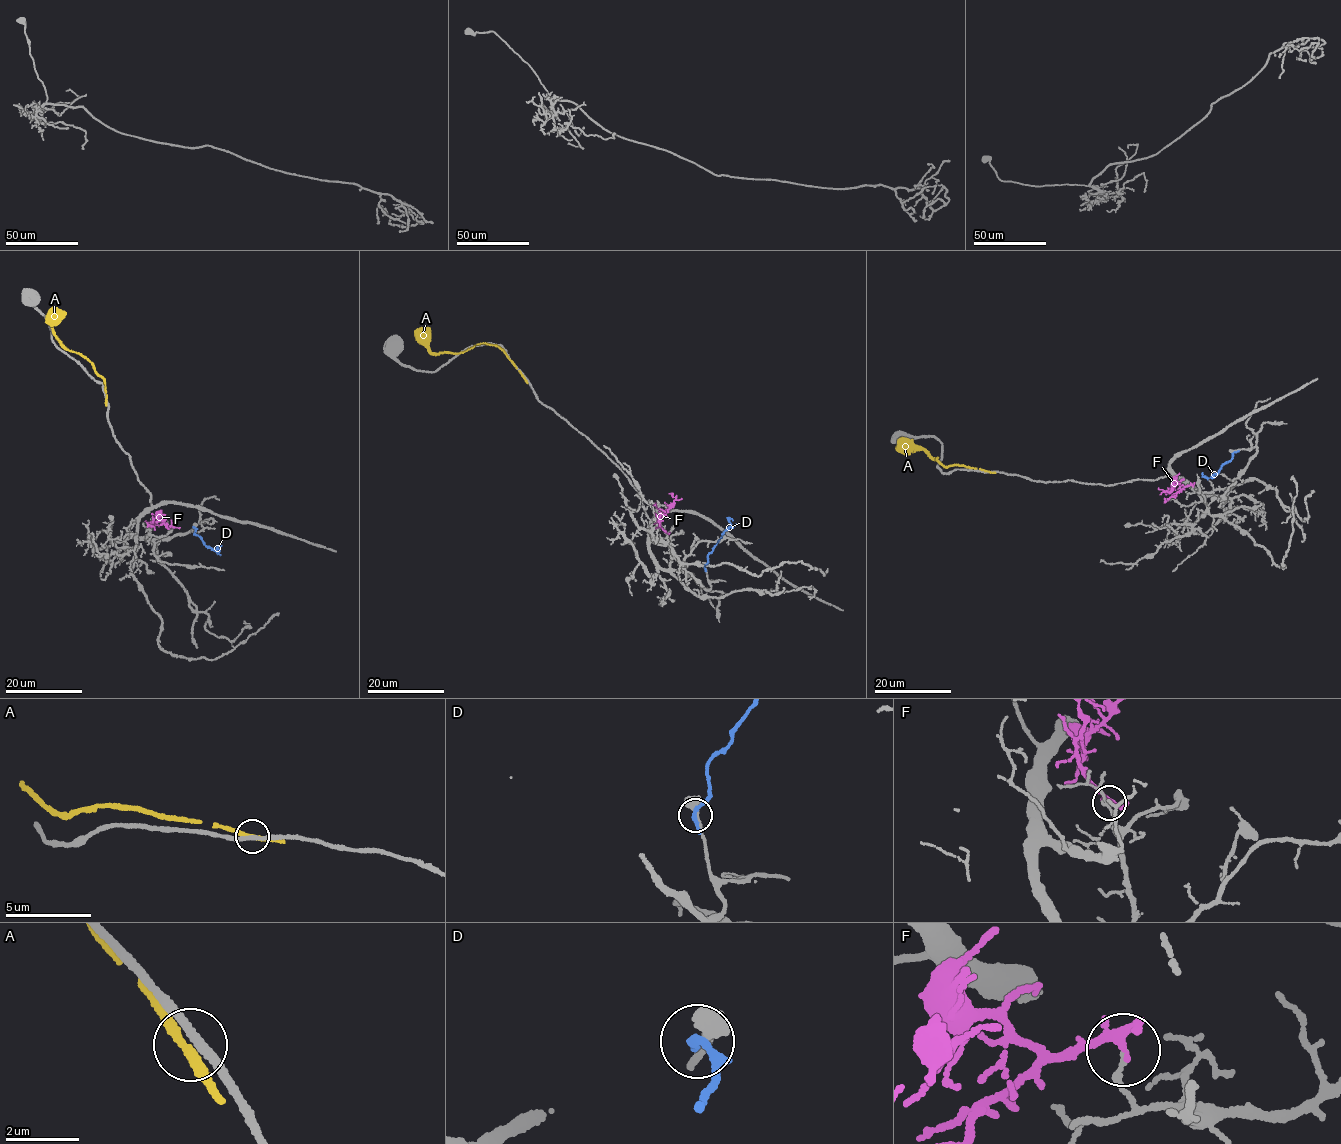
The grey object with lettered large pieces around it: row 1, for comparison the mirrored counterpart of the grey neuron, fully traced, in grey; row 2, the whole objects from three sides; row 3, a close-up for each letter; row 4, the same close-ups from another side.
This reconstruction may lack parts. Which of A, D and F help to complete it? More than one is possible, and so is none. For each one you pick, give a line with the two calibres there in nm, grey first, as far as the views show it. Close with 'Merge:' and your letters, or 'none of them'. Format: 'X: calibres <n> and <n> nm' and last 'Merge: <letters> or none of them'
Merge: none of them

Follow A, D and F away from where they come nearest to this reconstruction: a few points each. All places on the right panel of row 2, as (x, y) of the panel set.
A: (988, 472), (964, 465), (945, 467), (921, 448), (897, 444)
D: (1234, 452), (1232, 457), (1209, 478), (1202, 472)
F: (1193, 486), (1179, 482), (1168, 492), (1158, 488)

